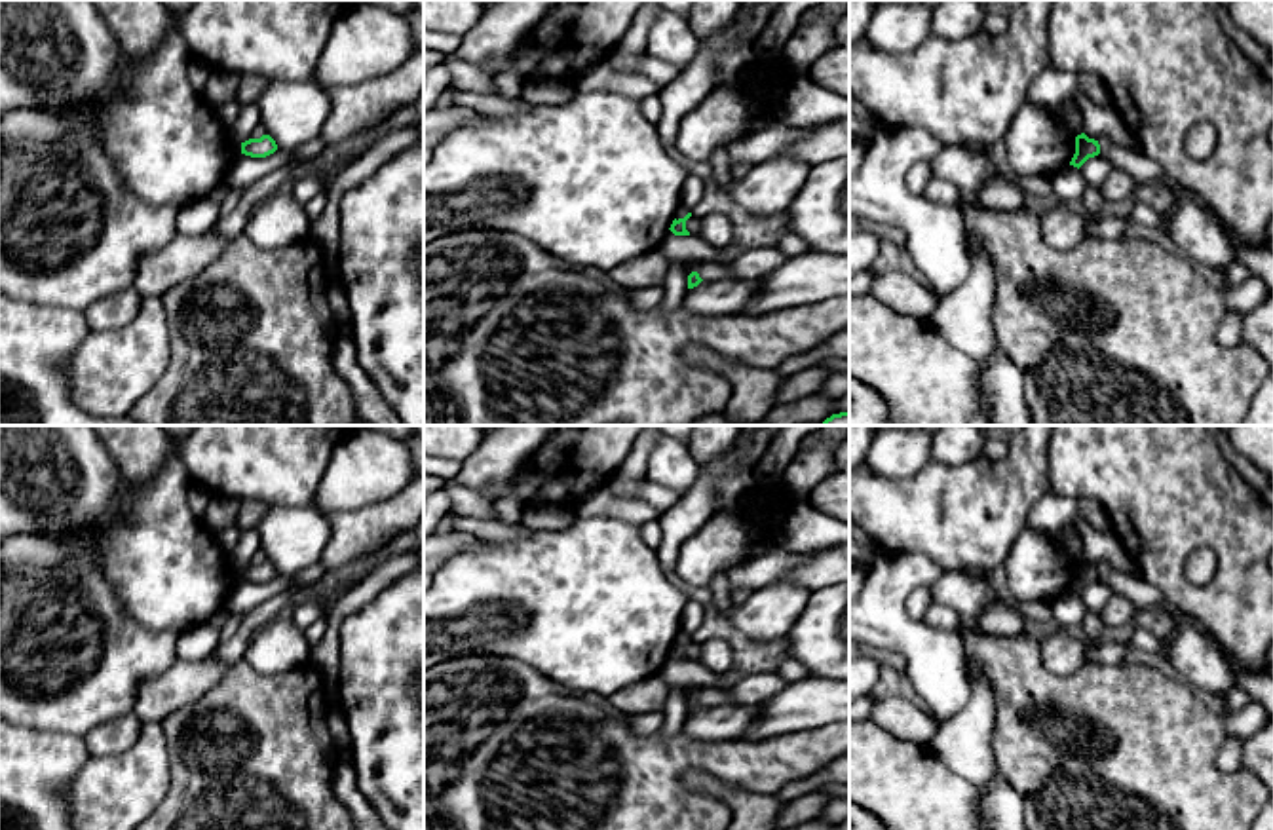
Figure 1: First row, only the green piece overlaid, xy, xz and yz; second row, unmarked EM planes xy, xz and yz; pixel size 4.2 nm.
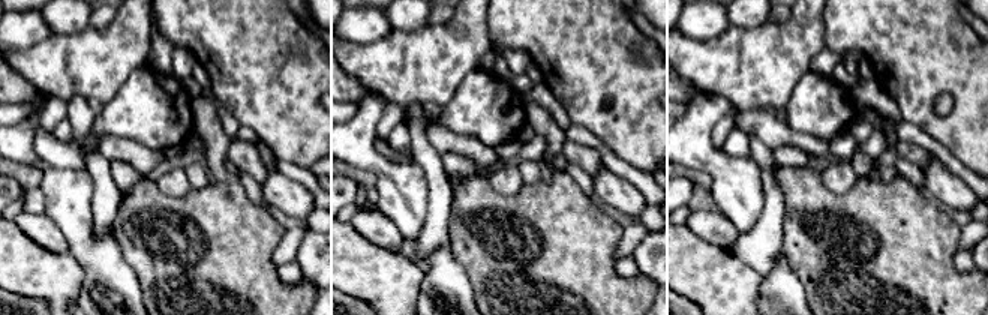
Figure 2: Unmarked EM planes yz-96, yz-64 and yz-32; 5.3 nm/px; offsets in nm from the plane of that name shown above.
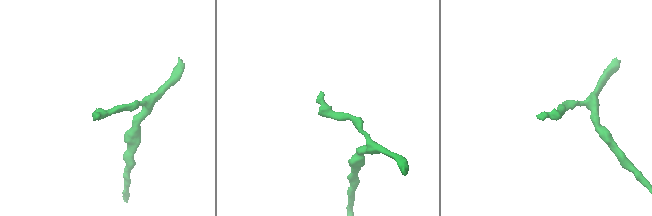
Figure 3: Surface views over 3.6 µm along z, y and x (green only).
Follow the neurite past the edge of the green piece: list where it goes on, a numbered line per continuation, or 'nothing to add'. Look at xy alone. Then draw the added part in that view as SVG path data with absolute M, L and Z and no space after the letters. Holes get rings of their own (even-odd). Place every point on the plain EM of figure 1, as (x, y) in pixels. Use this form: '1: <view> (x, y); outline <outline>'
nothing to add

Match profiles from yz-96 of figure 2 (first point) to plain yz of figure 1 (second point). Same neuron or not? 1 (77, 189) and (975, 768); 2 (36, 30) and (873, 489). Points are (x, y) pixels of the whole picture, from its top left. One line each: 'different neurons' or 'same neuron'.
1: different neurons
2: different neurons

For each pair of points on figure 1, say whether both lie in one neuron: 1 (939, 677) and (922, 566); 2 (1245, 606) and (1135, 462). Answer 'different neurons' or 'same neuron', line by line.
1: same neuron
2: same neuron

